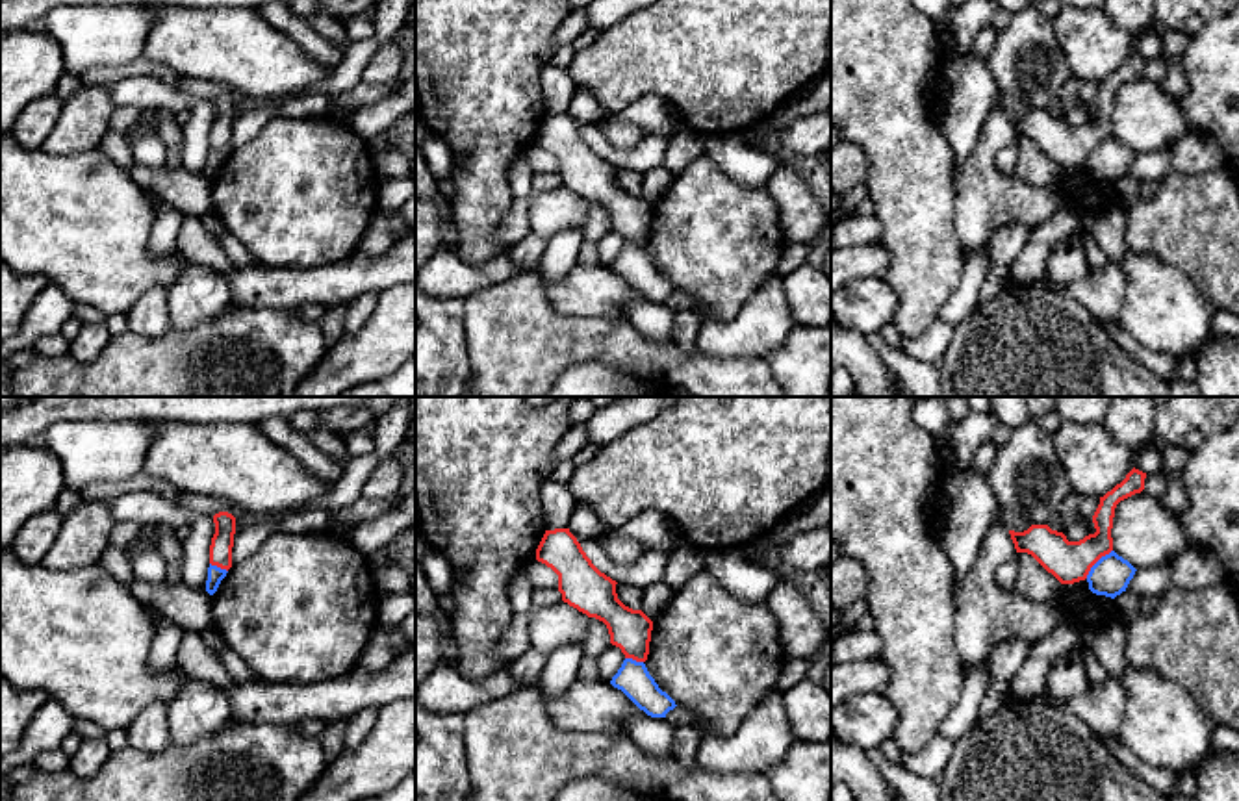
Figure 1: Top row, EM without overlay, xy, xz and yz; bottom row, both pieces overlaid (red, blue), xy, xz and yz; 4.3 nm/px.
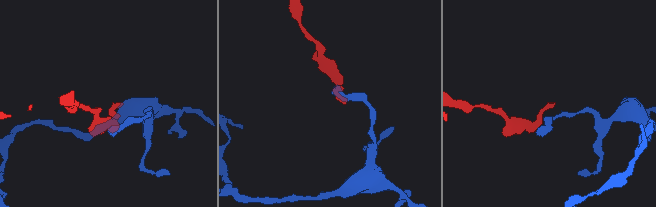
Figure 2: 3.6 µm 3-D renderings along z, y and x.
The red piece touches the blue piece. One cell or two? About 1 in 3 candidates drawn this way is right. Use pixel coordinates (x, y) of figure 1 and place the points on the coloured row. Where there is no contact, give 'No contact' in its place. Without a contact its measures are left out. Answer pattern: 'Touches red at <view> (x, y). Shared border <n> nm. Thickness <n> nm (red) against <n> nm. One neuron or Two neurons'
Touches red at yz (1097, 560). Shared border 170 nm. Thickness 180 nm (red) against 170 nm. Two neurons

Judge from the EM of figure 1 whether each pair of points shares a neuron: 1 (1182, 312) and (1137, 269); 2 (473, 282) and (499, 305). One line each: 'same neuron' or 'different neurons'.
1: same neuron
2: different neurons

